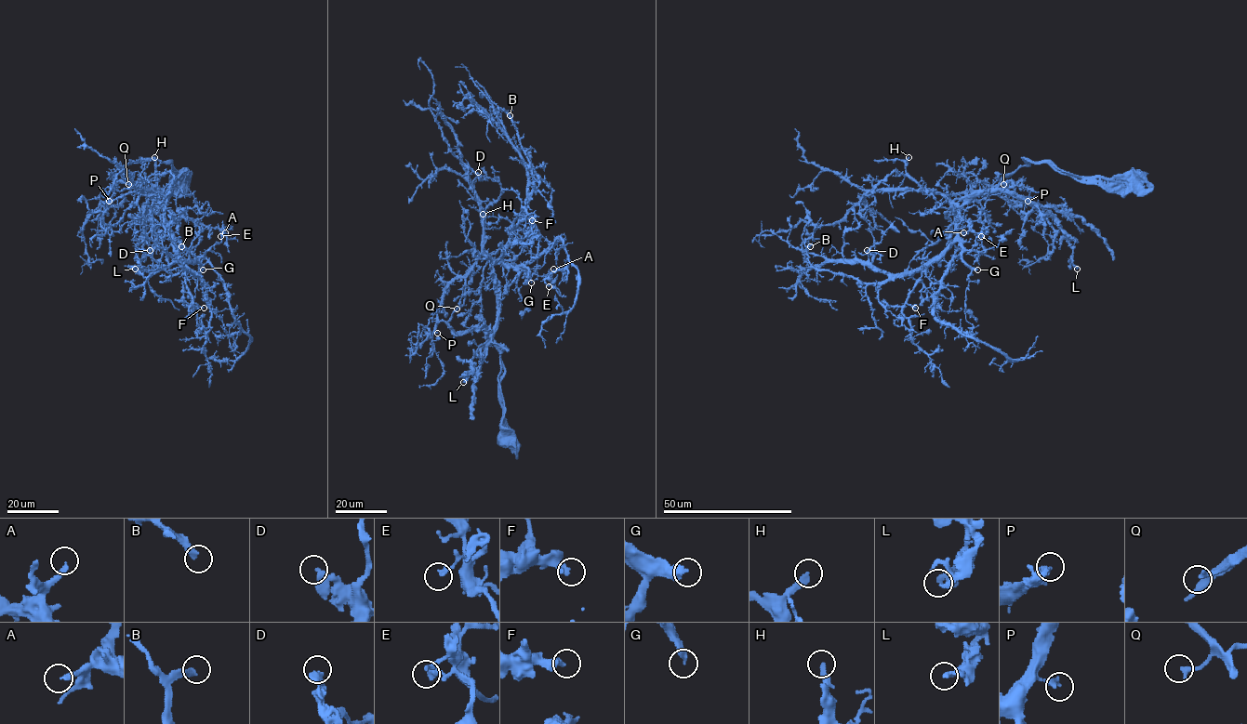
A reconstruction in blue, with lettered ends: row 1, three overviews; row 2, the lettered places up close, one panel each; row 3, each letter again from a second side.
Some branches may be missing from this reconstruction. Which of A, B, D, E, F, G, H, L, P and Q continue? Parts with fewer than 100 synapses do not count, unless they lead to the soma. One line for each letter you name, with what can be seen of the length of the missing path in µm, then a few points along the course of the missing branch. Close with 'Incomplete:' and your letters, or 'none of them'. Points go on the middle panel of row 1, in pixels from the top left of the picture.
G: missing 70 µm; course (531, 283), (528, 299), (551, 316), (554, 326), (550, 344), (551, 353), (538, 351), (524, 369)
Incomplete: G

